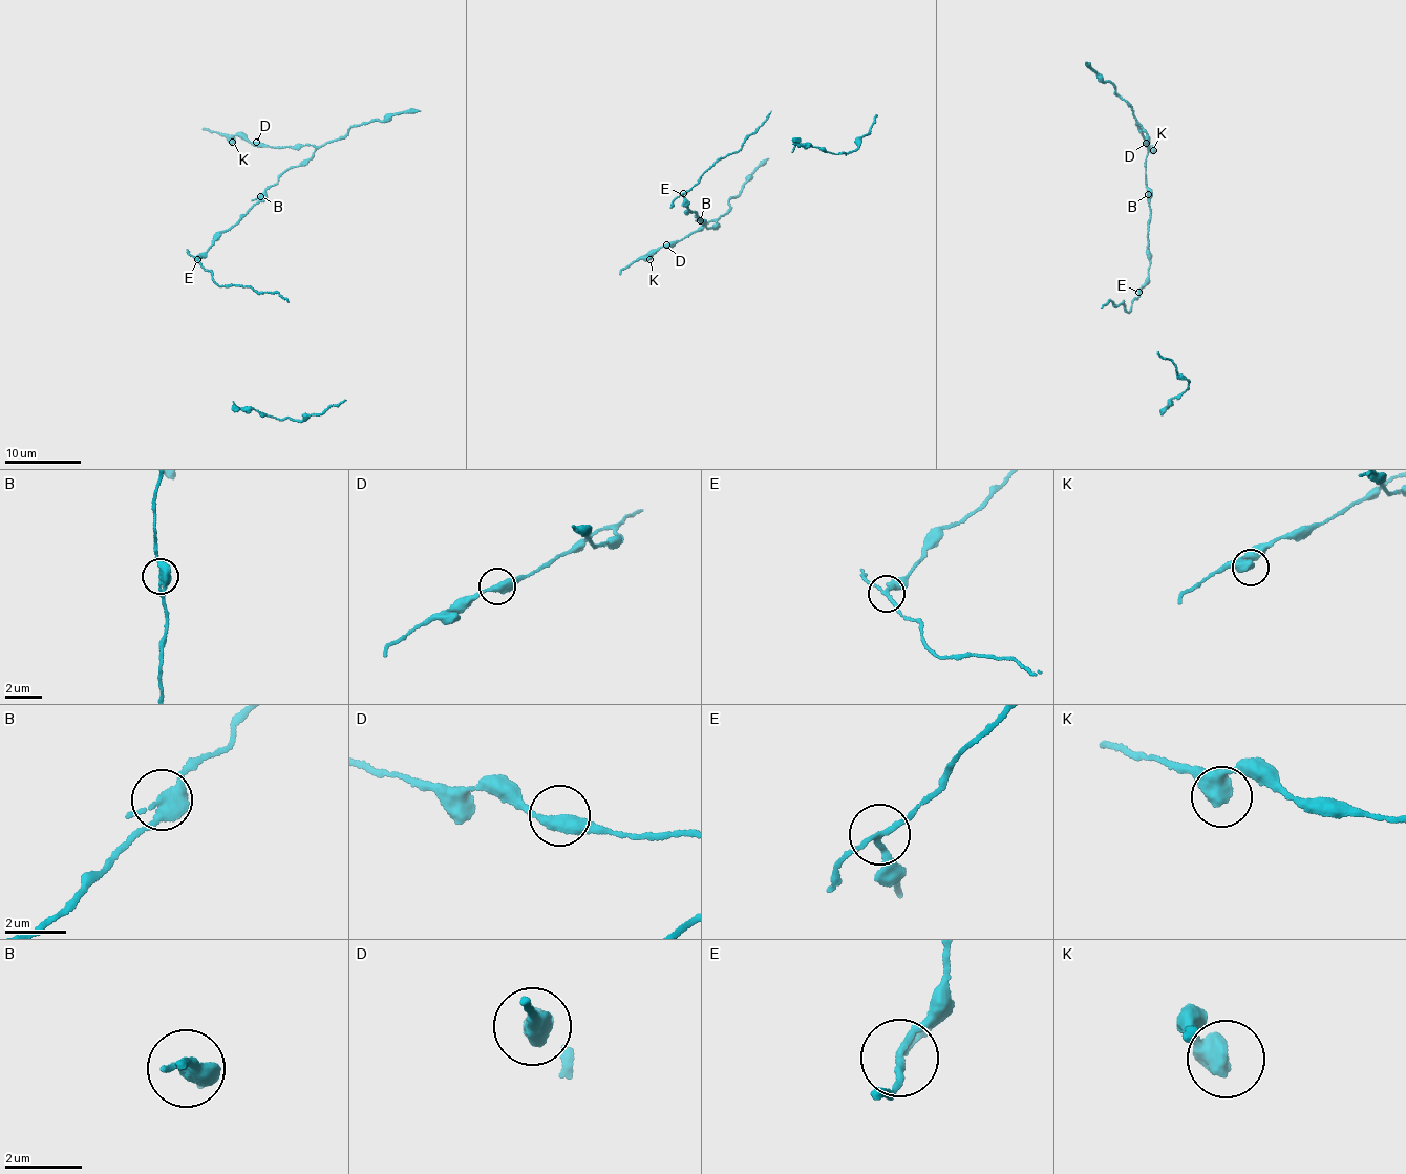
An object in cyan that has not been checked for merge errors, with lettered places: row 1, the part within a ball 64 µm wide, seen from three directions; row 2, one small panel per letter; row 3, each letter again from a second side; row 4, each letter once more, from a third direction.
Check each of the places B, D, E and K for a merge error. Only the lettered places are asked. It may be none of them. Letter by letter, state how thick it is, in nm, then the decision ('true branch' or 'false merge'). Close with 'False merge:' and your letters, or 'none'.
B: calibre 360 nm; true branch
D: calibre 400 nm; true branch
E: calibre 140 nm; false merge
K: calibre 460 nm; true branch
False merge: E

